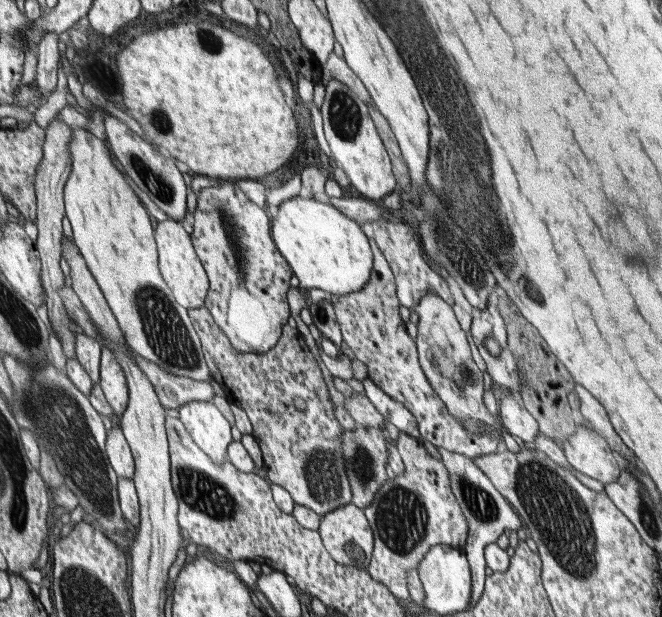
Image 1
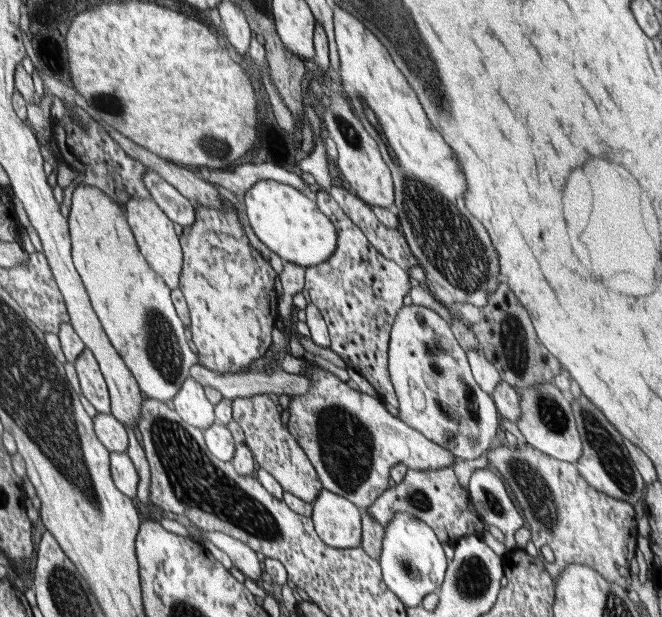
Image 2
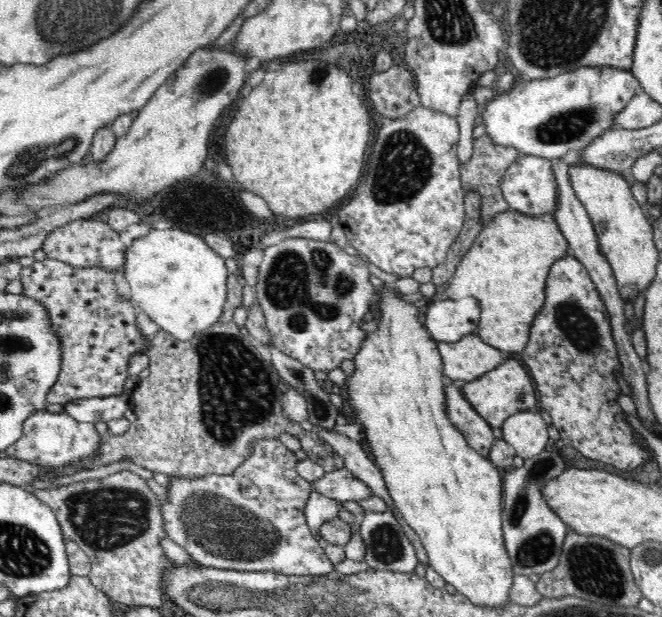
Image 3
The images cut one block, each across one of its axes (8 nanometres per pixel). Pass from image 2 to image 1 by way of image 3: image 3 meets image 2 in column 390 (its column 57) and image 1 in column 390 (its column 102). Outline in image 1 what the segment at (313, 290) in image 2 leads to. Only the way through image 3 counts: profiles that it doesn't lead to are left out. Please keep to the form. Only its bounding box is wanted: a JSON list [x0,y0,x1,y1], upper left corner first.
[331,240,503,458]

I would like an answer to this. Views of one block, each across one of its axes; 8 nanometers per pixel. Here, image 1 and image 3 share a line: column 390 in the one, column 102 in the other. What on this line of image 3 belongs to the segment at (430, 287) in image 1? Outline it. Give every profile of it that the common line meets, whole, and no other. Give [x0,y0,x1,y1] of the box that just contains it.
[42,220,126,274]

